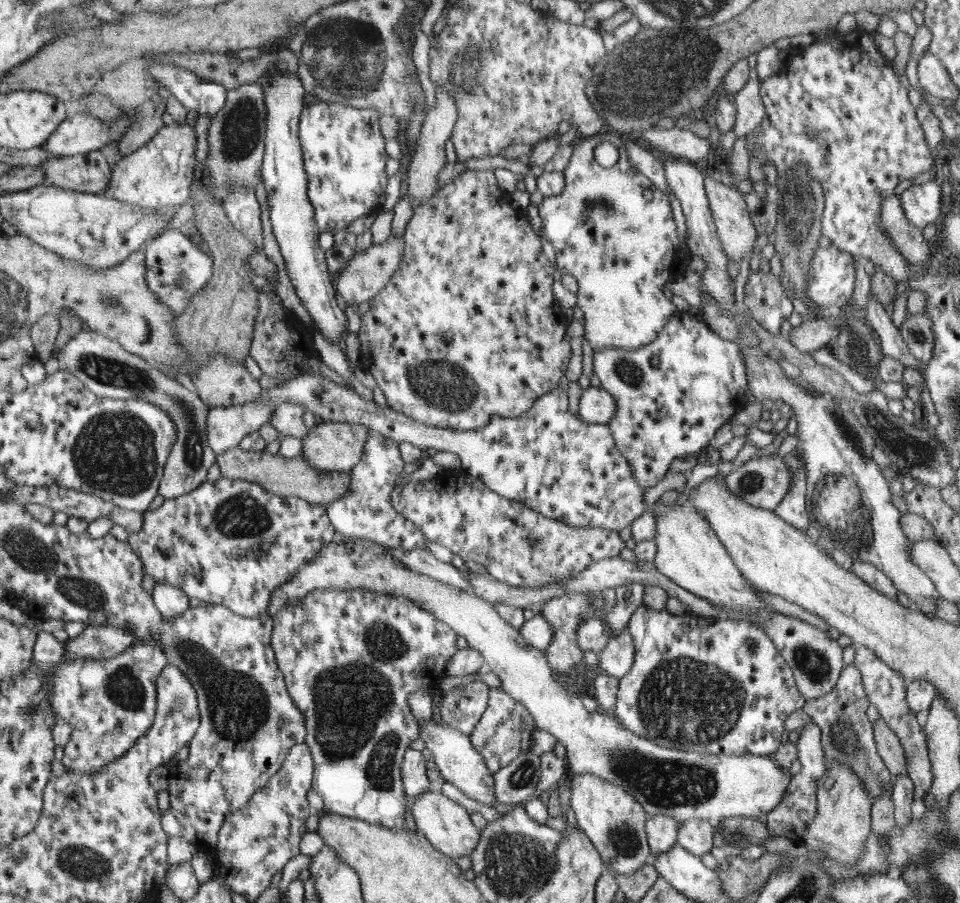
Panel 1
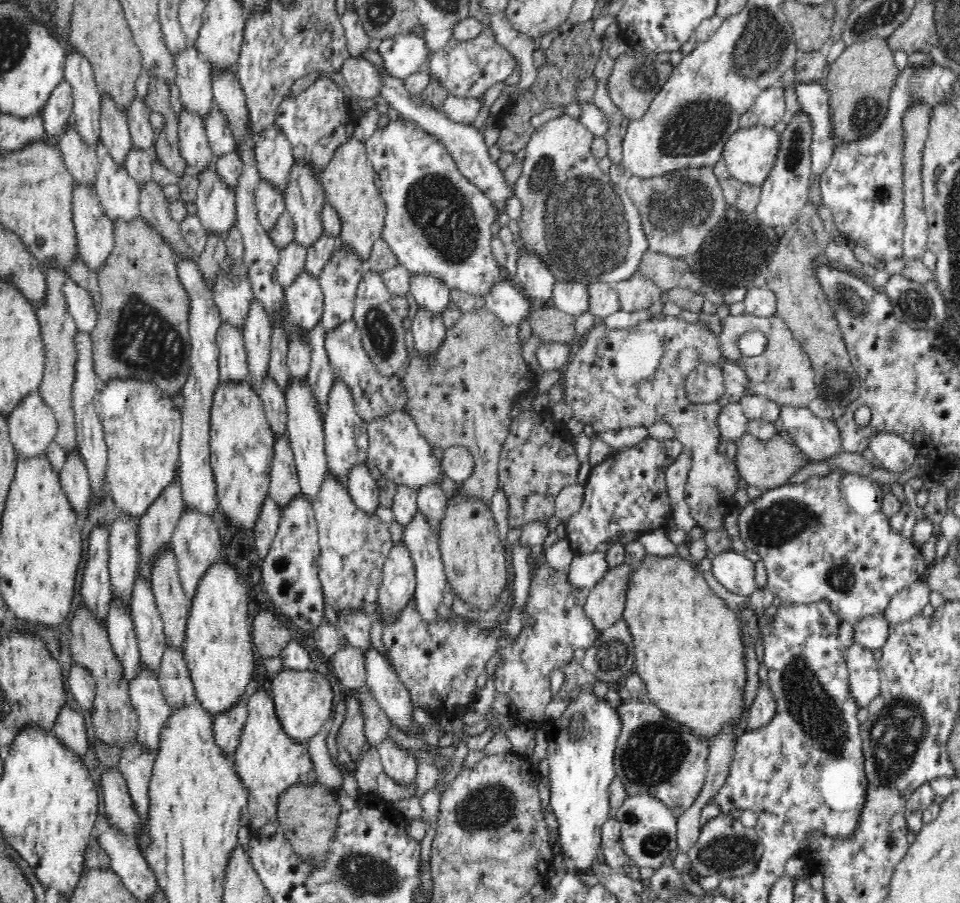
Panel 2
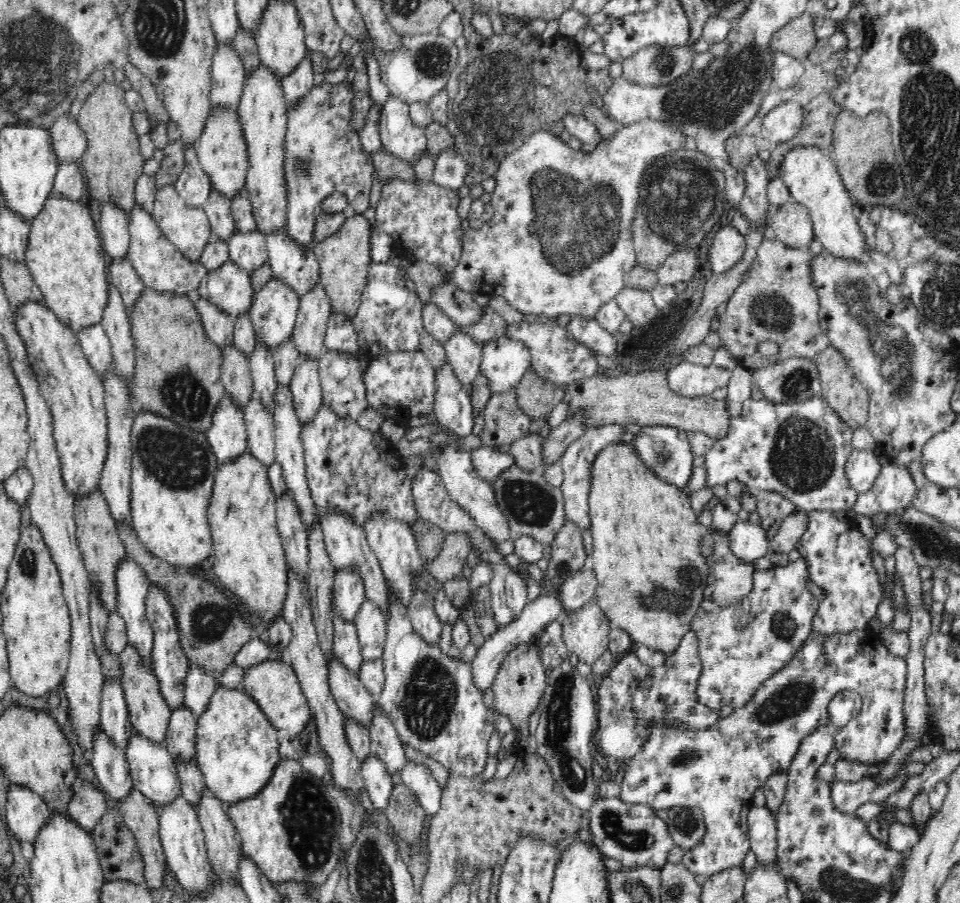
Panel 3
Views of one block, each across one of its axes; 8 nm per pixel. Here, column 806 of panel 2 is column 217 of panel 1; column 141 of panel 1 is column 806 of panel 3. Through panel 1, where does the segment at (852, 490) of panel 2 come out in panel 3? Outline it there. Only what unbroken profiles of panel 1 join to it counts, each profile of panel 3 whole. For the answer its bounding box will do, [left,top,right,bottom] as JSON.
[795,510,885,638]

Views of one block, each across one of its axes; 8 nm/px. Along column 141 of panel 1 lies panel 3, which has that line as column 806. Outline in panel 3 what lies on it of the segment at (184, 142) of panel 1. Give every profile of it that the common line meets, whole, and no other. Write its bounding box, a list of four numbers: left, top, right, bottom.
[778,147,868,263]

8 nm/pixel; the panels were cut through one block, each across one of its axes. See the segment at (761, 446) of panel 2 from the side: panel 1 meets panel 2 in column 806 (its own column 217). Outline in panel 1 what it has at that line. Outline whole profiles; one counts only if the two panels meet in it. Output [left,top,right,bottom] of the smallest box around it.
[215,446,351,506]

